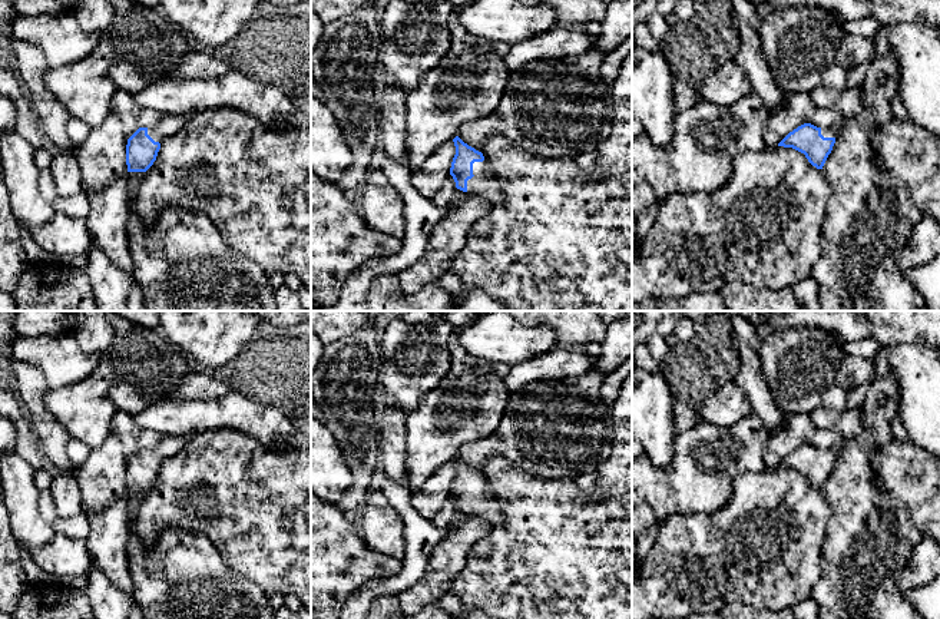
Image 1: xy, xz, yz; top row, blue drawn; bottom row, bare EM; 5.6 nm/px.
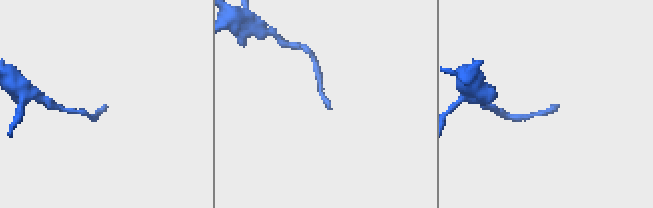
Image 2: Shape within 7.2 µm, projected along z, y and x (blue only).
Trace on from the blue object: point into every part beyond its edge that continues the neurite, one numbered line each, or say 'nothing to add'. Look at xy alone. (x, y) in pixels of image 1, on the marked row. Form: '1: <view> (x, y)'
1: xy (171, 125)

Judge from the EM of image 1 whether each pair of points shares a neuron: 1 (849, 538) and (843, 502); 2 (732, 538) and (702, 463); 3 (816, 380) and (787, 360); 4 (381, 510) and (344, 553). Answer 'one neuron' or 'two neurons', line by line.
1: one neuron
2: two neurons
3: one neuron
4: two neurons

